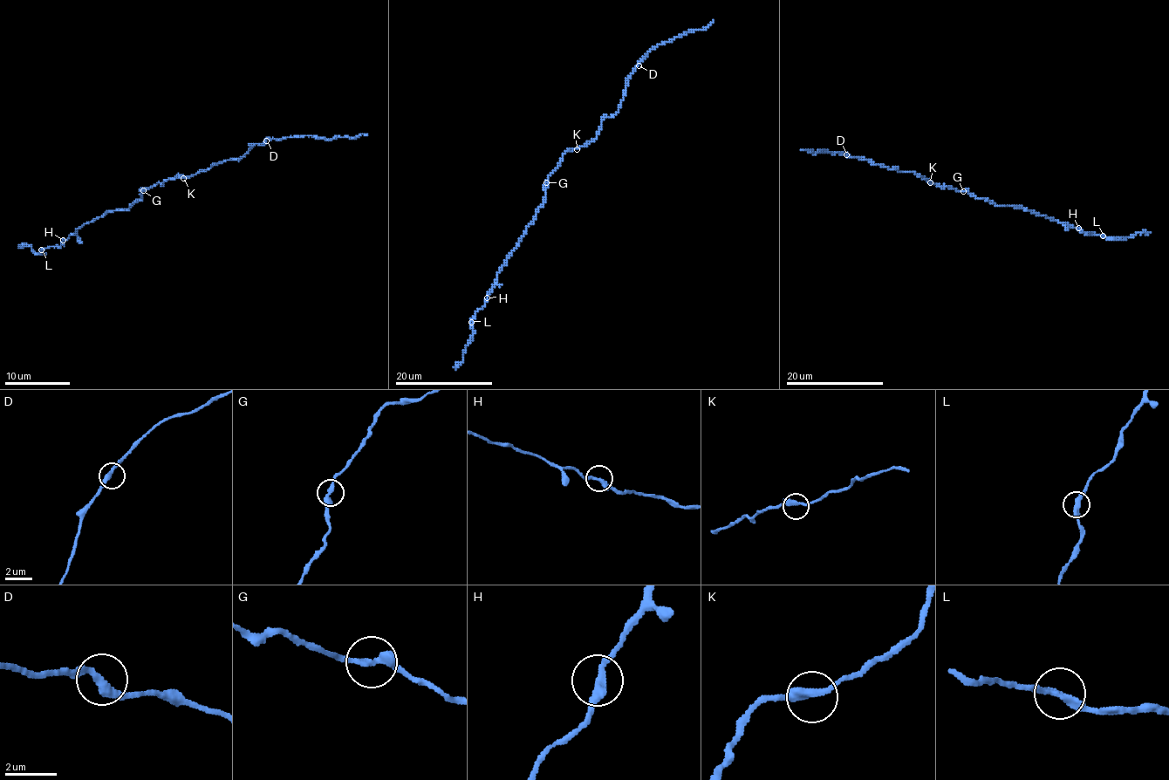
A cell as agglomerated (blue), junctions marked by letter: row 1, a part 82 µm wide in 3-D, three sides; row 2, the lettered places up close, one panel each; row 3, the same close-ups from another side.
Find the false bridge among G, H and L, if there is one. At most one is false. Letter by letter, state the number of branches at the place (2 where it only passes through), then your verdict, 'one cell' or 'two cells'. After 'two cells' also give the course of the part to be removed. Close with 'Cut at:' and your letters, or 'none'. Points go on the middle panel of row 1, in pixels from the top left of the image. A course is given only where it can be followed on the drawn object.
G: branches 2; one cell
H: branches 2; one cell
L: branches 2; one cell
Cut at: none

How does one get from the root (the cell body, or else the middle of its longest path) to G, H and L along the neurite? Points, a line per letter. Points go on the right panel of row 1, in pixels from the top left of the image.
G: (951, 188), (963, 192)
H: (951, 188), (987, 199), (995, 205), (1021, 206), (1078, 228)
L: (951, 188), (987, 199), (995, 205), (1021, 206), (1085, 233), (1103, 236)

